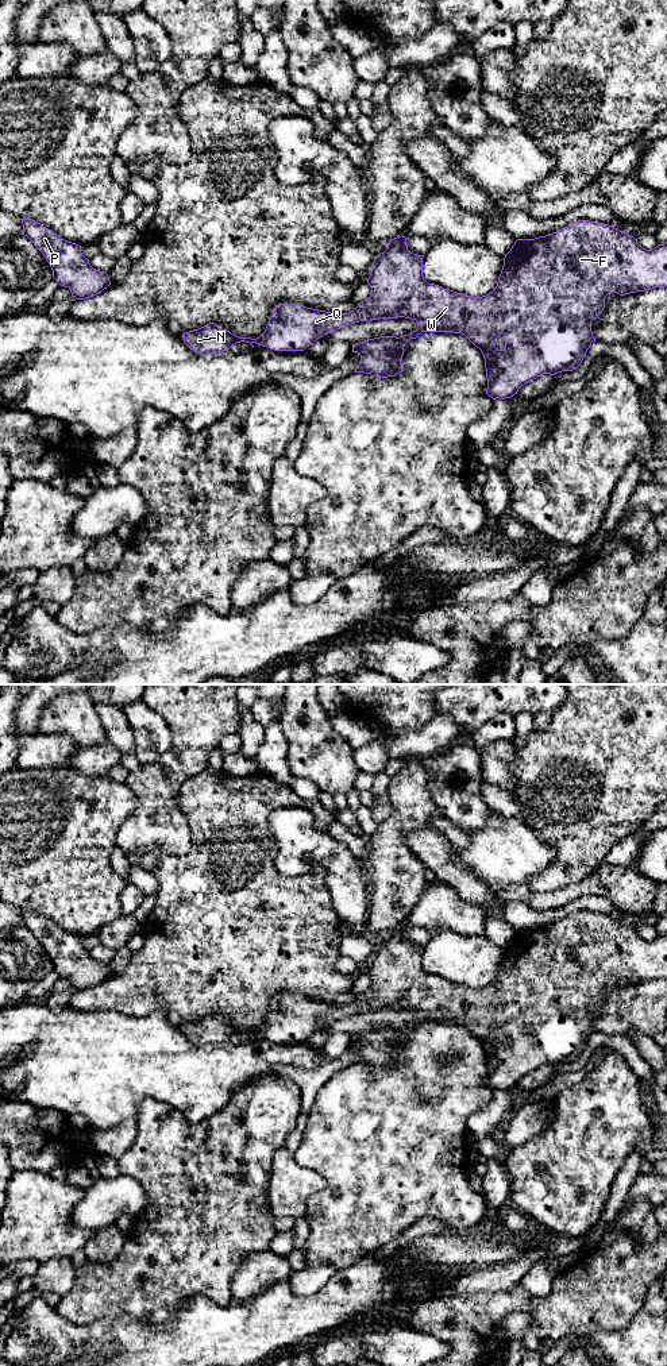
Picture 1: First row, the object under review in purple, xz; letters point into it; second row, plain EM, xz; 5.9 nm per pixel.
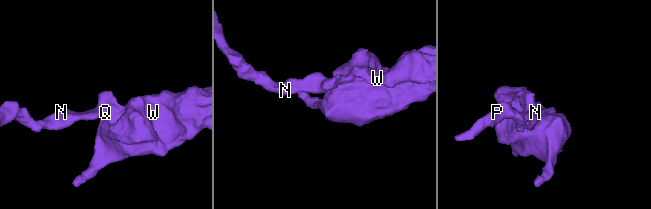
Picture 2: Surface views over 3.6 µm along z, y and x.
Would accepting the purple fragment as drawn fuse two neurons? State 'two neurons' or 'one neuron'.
one neuron

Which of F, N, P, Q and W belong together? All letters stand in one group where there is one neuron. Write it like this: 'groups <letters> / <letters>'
groups F N P Q W

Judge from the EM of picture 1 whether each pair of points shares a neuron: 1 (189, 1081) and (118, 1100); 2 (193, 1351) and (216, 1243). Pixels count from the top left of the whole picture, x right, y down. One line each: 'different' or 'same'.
1: same
2: different

